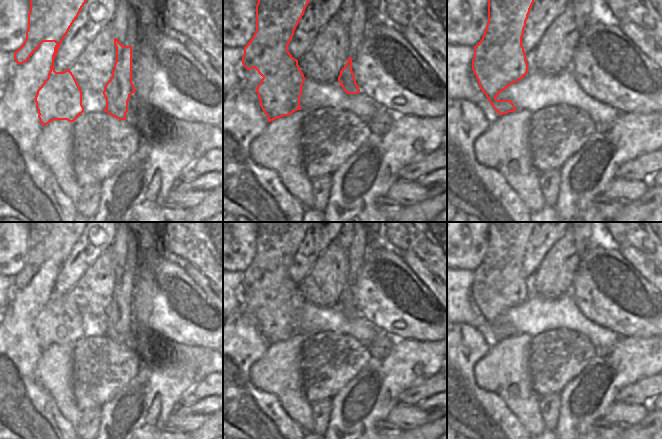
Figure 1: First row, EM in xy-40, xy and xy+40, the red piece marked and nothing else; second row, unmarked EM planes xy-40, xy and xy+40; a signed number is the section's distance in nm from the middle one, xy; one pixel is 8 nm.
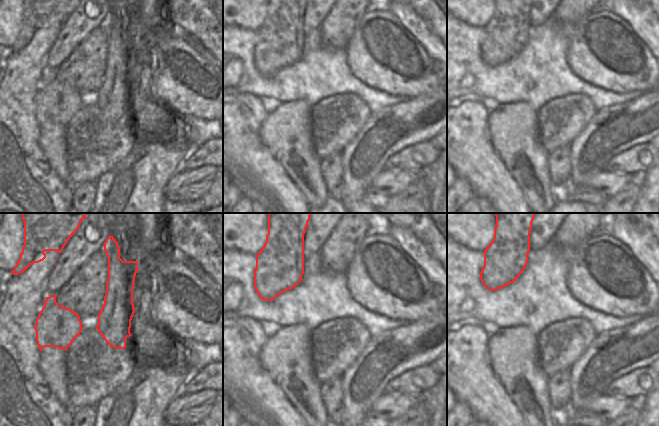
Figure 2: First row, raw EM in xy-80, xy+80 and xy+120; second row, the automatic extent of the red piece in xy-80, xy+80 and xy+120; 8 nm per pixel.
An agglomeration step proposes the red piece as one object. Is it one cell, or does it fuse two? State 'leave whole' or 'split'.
split

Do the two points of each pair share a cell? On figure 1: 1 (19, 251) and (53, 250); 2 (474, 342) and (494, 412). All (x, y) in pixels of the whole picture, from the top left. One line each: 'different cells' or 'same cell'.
1: different cells
2: same cell

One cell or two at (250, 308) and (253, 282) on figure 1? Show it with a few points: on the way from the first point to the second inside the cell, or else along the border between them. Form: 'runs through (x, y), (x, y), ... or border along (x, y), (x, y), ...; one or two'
runs through (251, 302), (253, 288); one

